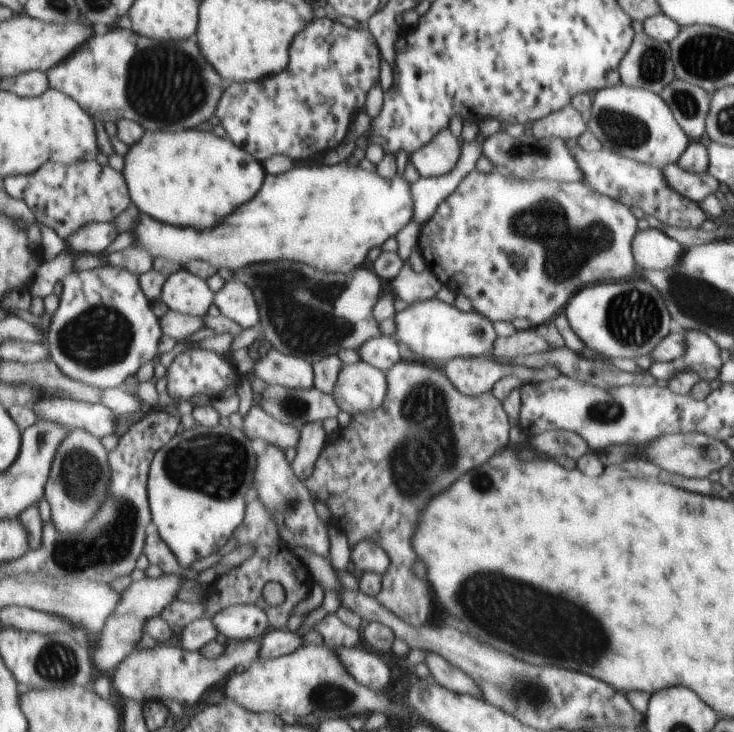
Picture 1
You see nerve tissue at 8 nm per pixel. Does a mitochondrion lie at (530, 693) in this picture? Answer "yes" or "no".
yes

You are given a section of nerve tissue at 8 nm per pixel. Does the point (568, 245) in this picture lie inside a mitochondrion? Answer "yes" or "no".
yes

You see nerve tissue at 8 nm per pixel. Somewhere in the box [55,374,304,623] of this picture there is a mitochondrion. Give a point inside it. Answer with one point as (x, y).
(214, 465)

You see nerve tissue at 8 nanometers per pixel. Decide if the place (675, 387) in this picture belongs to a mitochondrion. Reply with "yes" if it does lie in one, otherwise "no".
no

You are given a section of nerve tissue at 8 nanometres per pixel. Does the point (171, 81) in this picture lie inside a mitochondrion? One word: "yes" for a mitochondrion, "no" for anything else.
yes

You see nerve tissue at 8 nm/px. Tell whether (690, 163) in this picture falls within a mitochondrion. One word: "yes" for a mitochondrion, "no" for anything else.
no

